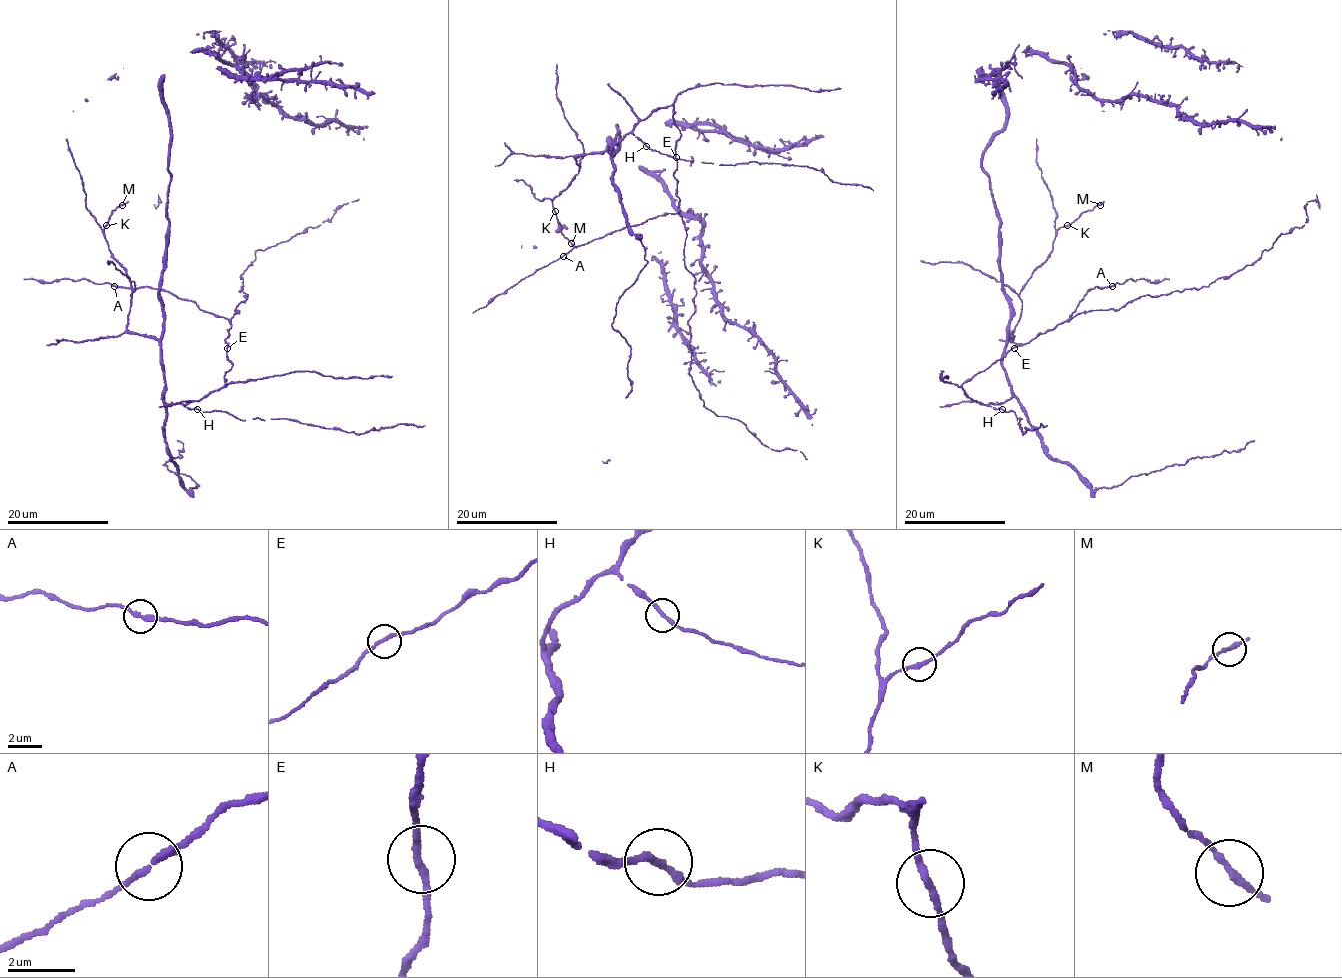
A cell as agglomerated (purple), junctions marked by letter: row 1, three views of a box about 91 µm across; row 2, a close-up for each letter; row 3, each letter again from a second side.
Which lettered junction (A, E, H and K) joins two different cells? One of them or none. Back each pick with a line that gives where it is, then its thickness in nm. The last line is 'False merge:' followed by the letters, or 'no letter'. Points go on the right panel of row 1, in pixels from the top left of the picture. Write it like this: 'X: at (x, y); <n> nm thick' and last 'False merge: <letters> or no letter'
False merge: no letter

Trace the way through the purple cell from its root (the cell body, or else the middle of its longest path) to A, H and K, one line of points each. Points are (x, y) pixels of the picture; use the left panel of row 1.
A: (163, 306), (162, 399), (200, 401), (225, 385), (233, 366), (225, 340), (230, 322), (165, 291), (115, 286)
H: (163, 306), (162, 399), (168, 404), (179, 402), (197, 409)
K: (163, 306), (159, 338), (132, 334), (127, 329), (131, 283), (108, 248), (106, 225)

